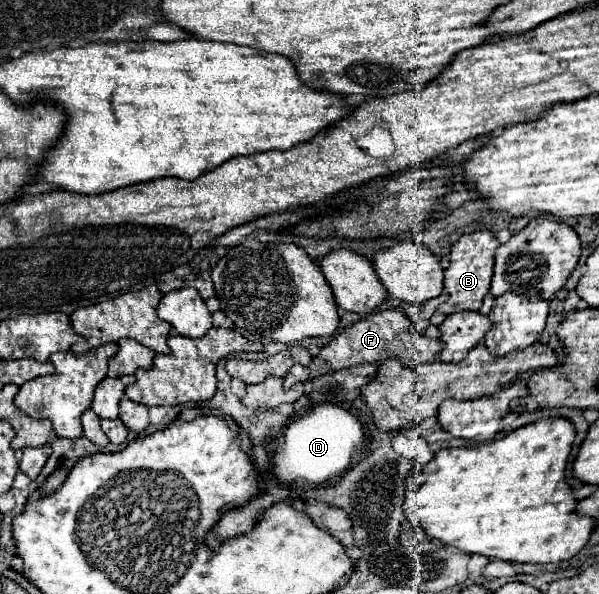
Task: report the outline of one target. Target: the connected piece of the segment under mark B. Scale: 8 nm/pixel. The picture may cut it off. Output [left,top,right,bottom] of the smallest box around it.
[438,230,500,316]

